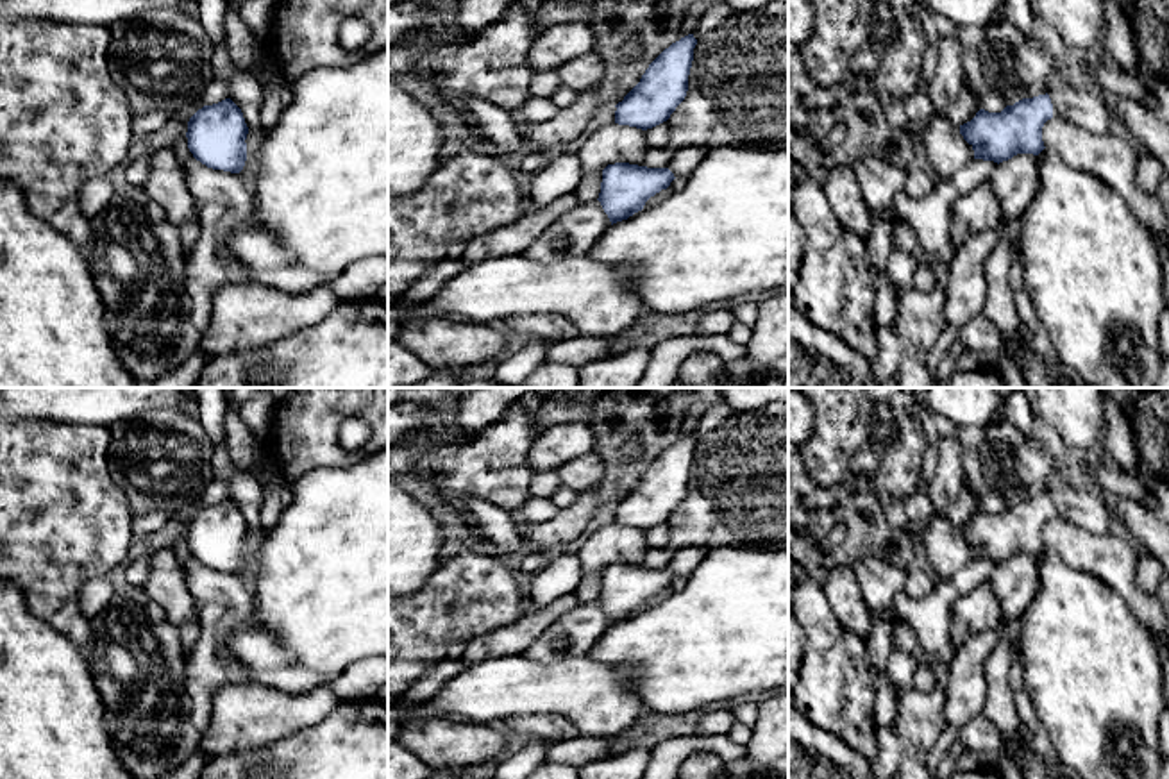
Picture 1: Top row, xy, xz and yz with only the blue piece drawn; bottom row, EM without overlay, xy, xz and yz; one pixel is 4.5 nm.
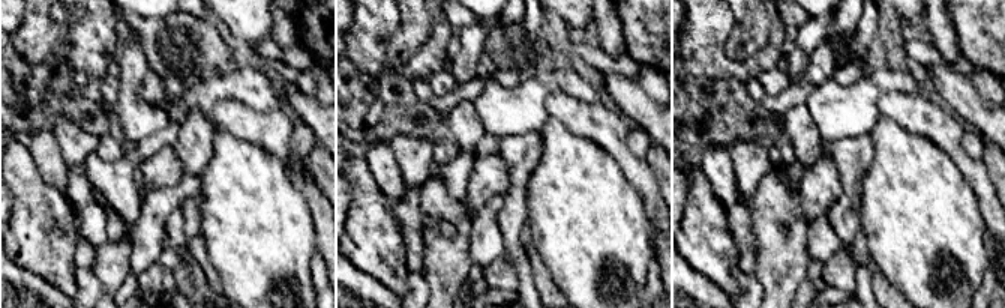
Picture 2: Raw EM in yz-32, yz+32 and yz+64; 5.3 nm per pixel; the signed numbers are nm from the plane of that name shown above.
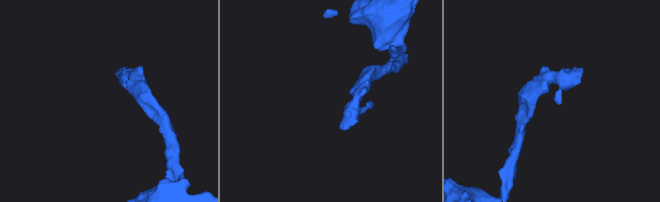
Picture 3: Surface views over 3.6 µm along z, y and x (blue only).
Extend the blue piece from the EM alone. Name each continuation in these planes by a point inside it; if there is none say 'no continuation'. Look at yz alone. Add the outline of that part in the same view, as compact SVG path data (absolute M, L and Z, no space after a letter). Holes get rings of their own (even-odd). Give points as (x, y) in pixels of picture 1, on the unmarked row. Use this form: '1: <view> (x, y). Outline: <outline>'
1: yz (1089, 511). Outline: M1058 484L1049 493L1053 516L1067 520L1096 536L1112 534L1114 509L1101 495Z

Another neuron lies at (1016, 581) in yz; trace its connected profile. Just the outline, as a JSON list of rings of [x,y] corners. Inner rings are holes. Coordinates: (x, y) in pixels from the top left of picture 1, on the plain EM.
[[[1017,554],[999,563],[987,582],[999,600],[1003,624],[1021,618],[1039,591],[1039,556]]]

